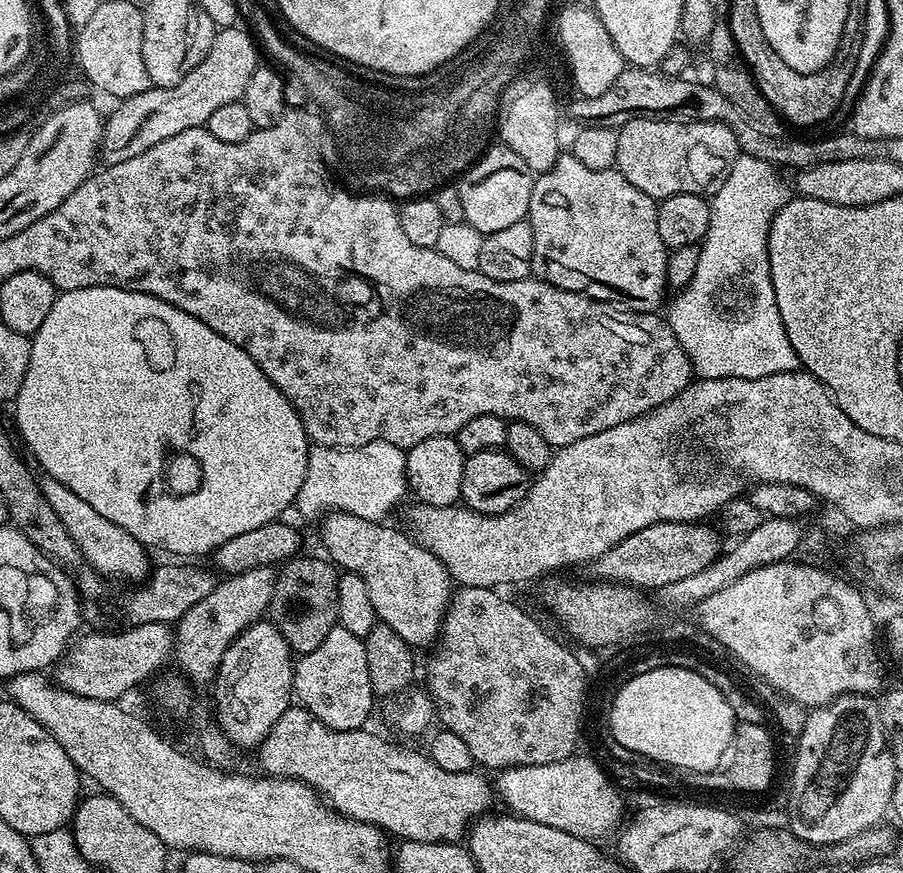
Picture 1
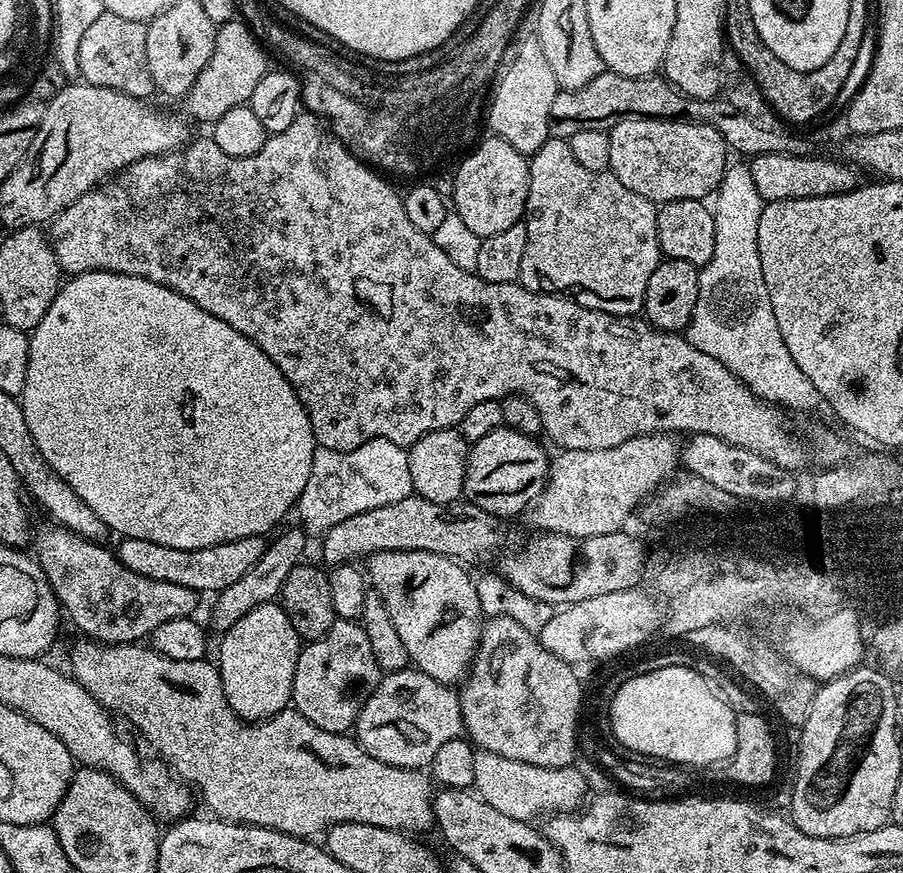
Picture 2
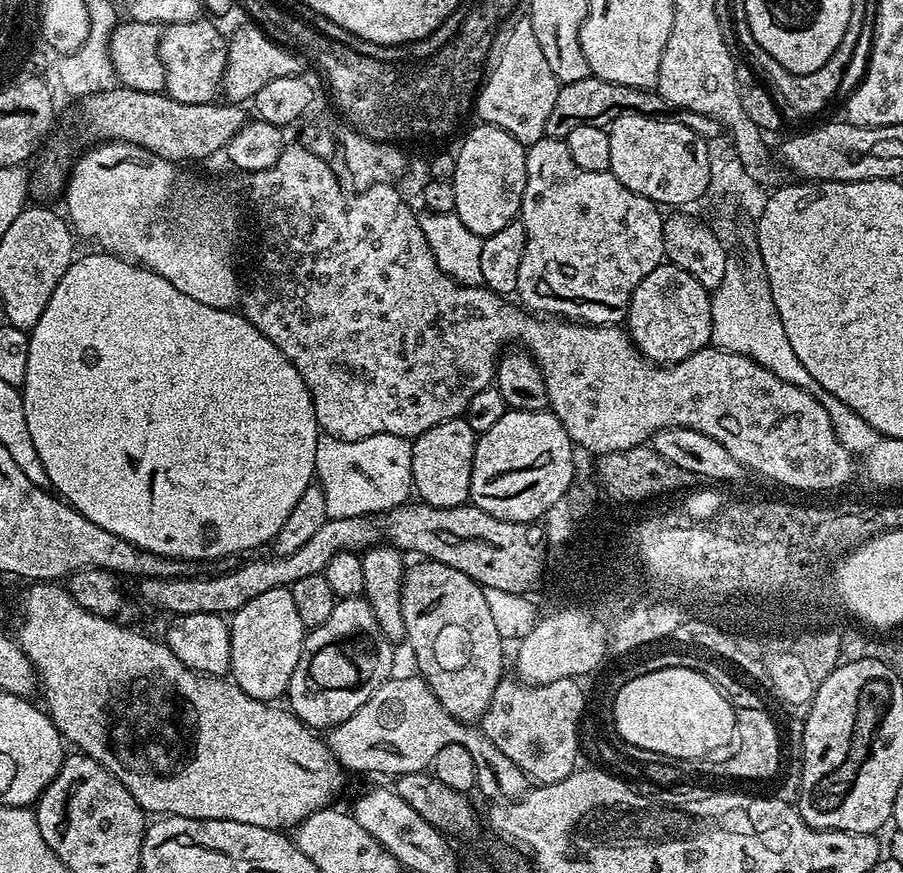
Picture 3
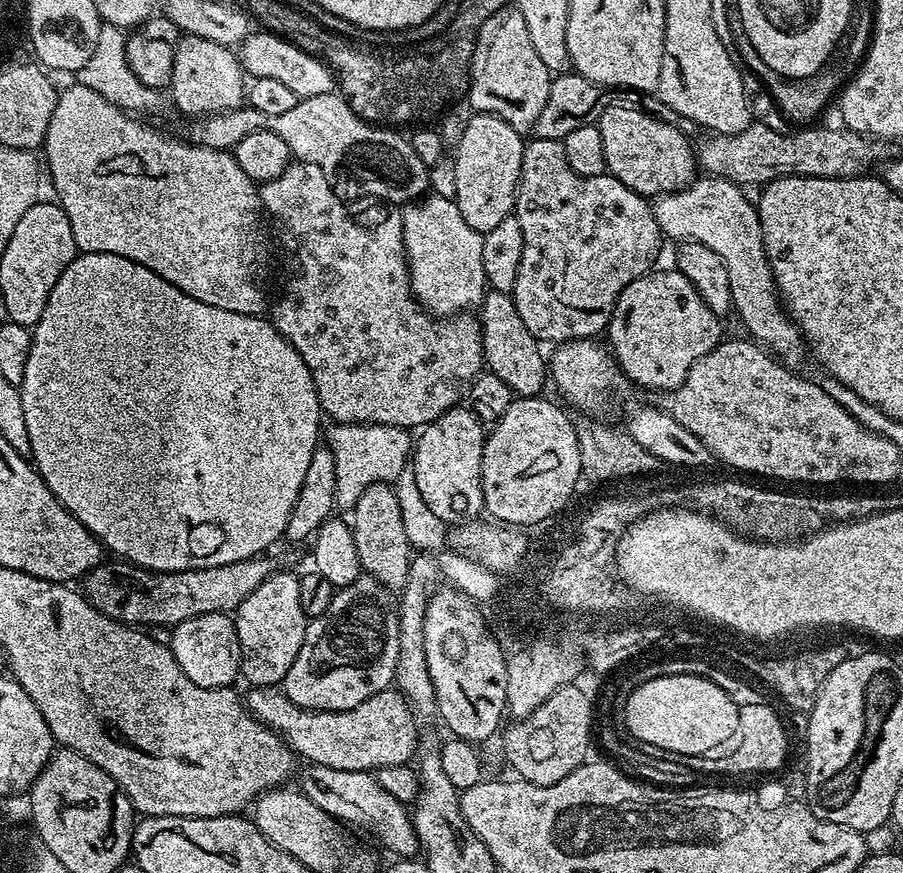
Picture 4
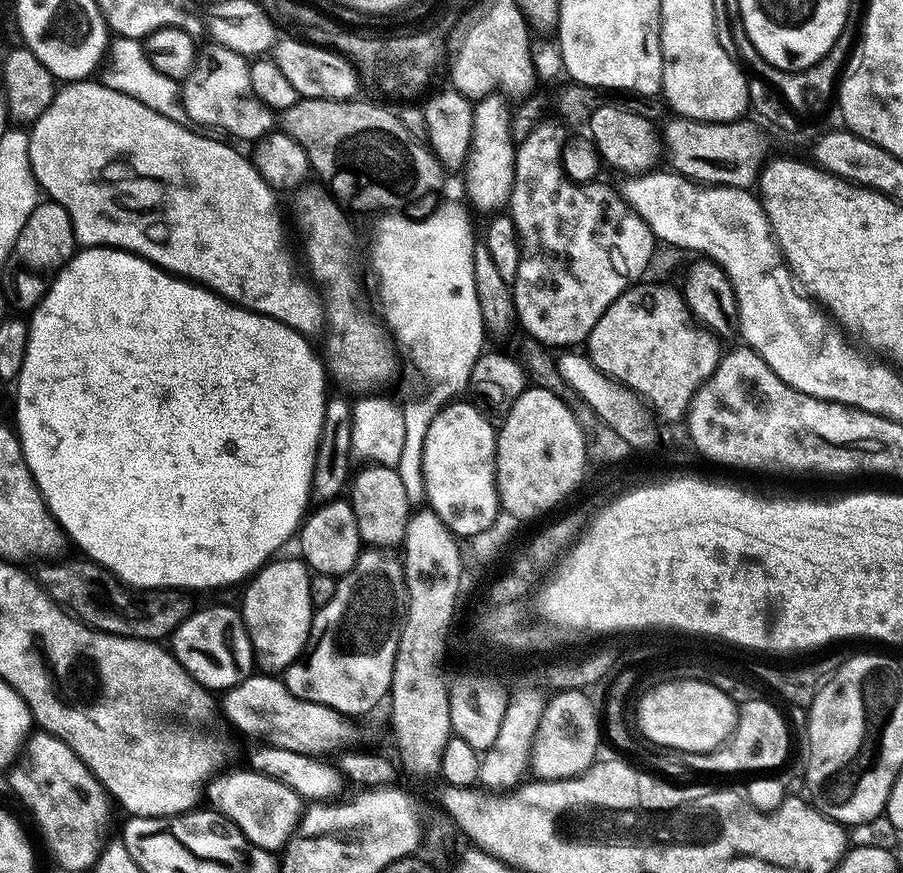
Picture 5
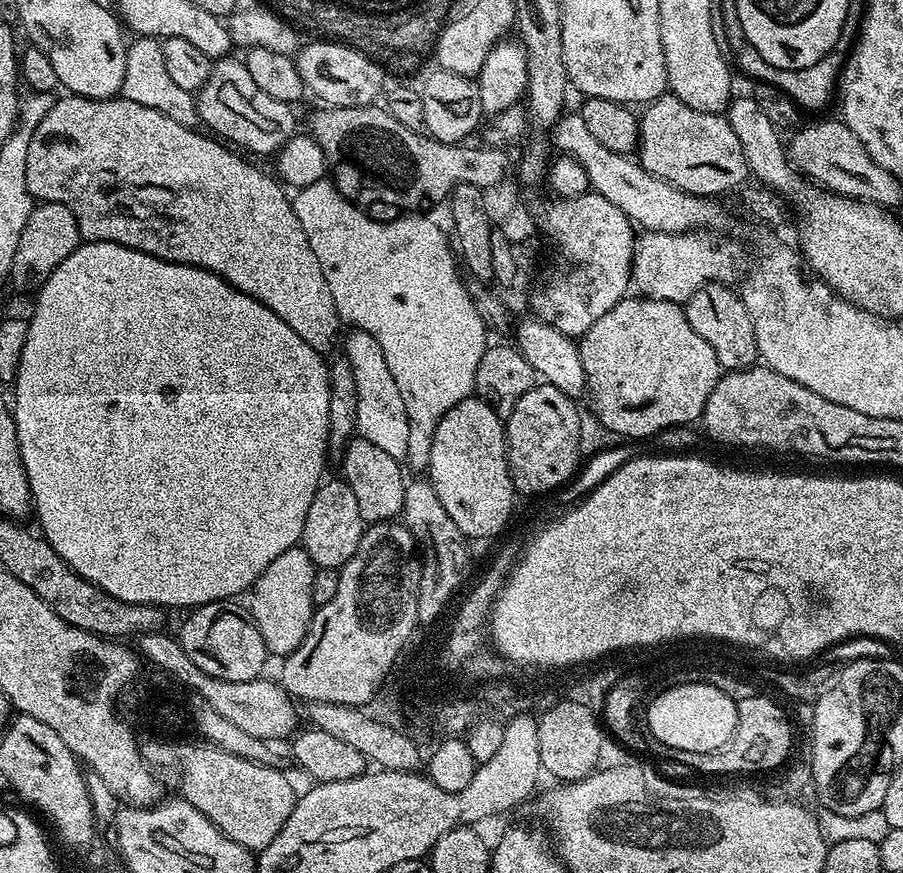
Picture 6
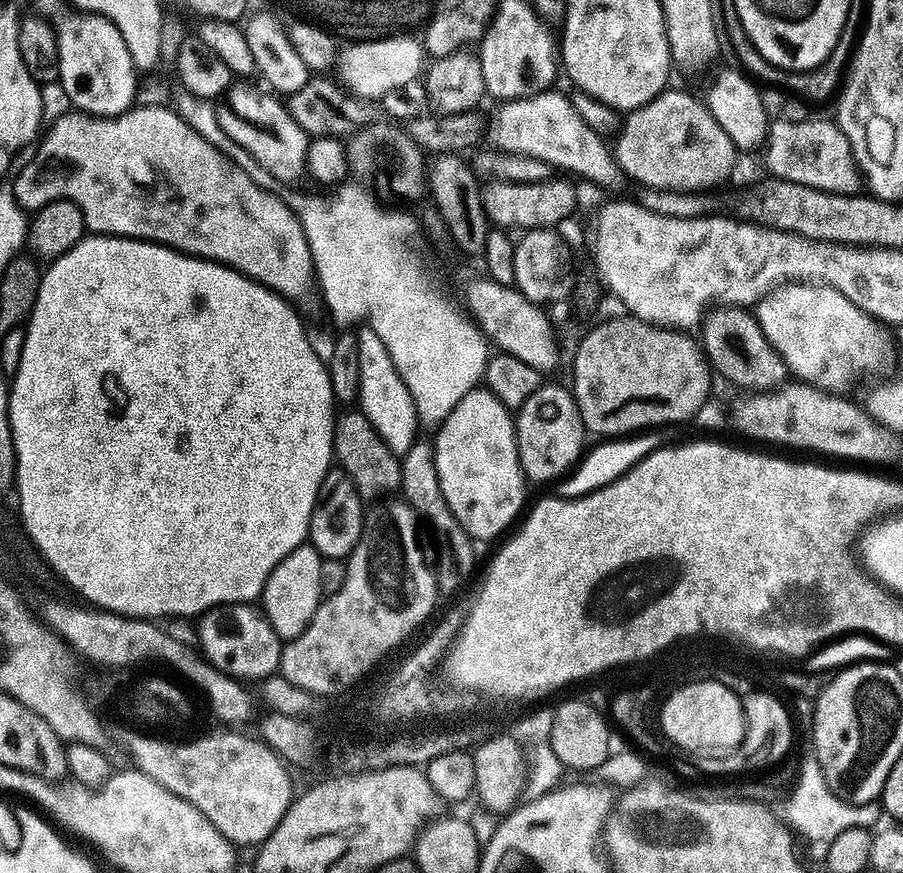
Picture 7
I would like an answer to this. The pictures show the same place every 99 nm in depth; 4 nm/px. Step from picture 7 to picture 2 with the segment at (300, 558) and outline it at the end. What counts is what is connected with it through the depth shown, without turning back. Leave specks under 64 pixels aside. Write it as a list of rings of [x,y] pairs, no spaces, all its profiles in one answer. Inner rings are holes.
[[[279,603],[254,606],[250,614],[231,621],[220,644],[220,681],[226,702],[245,722],[268,720],[292,704],[294,670],[302,641]]]

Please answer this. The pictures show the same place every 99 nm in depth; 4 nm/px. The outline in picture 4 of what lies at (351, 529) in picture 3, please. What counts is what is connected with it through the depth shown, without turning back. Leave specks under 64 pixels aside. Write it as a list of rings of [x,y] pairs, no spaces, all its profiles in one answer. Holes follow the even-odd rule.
[[[261,554],[226,566],[191,568],[185,572],[150,572],[124,562],[101,562],[83,577],[82,592],[88,603],[112,620],[129,626],[153,624],[167,629],[186,622],[186,618],[198,618],[198,614],[235,613],[236,608],[277,571],[278,565],[270,557]]]

